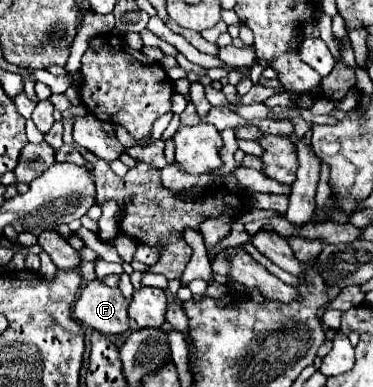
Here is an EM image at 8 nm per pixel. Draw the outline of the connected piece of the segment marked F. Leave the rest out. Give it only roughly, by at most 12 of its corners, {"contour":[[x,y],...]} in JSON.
{"contour":[[94,279],[80,289],[74,317],[108,333],[128,331],[120,289]]}

